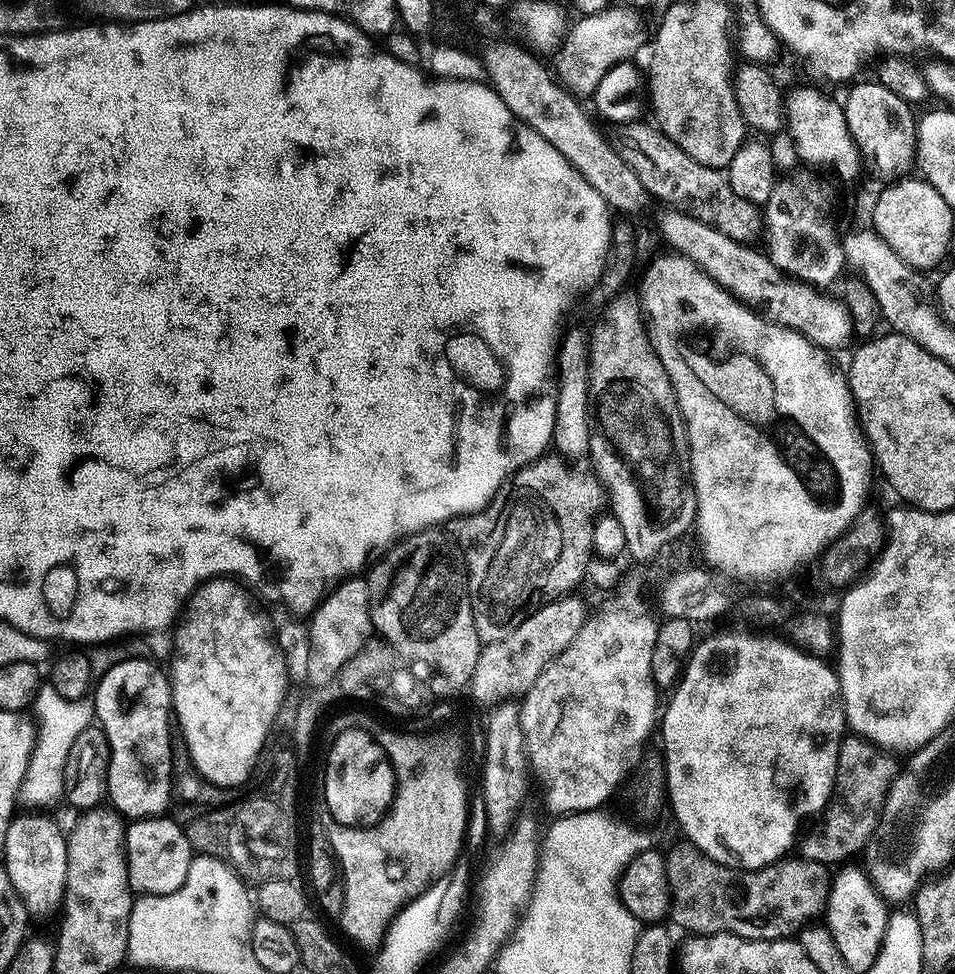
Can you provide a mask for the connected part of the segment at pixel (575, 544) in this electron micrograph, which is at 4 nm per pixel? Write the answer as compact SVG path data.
M545 454L533 464L518 469L512 475L511 480L505 483L504 487L497 492L489 504L477 512L471 512L469 516L457 516L450 524L450 535L456 541L457 548L464 553L464 563L468 566L468 589L472 591L472 609L474 610L474 626L478 630L478 638L481 645L500 642L508 634L511 634L521 626L526 618L530 618L535 611L543 608L548 603L558 600L561 596L567 596L576 590L580 583L585 583L588 575L588 563L594 559L592 551L592 526L597 516L601 515L600 503L605 503L606 493L602 484L595 475L587 476L579 472L579 467L573 466L560 454Z

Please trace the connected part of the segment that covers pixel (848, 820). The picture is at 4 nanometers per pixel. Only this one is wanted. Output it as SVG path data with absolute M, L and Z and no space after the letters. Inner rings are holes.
M845 735L840 742L832 796L822 813L824 825L799 841L798 852L800 848L799 855L803 859L840 866L867 849L868 841L875 836L876 828L880 825L880 812L884 809L888 792L898 775L898 763L896 764L895 759L897 757L891 751L880 748L862 736Z

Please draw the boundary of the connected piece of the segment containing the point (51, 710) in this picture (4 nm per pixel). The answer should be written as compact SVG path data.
M44 690L36 697L34 712L38 720L40 715L41 721L39 720L38 724L36 748L32 752L26 778L20 787L20 800L28 803L25 804L28 806L56 804L59 800L65 799L70 761L73 759L74 749L82 730L86 730L93 723L94 708L87 699L68 700L55 690Z

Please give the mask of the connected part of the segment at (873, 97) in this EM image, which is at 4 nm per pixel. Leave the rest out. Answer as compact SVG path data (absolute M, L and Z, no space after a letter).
M871 82L872 84L856 84L853 83L852 89L848 92L848 100L843 101L844 113L846 114L846 122L850 134L854 138L854 142L859 146L861 155L865 161L872 163L872 168L882 175L888 176L884 178L904 178L909 175L908 172L914 168L916 164L916 121L918 119L913 105L906 103L902 98L898 98L898 94L894 94L890 90L886 90L886 86L882 86L879 82Z

